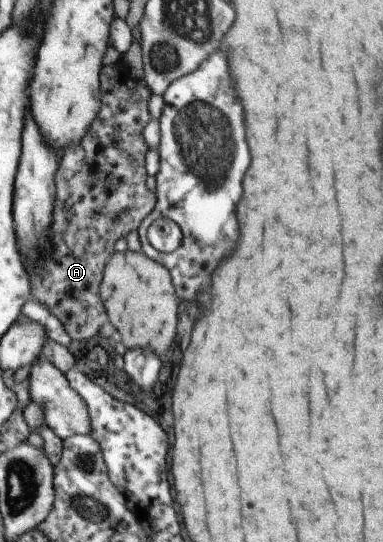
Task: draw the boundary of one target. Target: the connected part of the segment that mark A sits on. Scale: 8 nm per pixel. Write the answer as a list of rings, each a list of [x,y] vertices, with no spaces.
[[[106,64],[101,67],[100,91],[102,107],[88,128],[88,133],[78,144],[65,146],[59,151],[59,166],[54,176],[56,195],[48,231],[52,250],[43,250],[38,261],[24,265],[32,299],[49,308],[51,315],[59,319],[65,332],[75,341],[99,335],[99,328],[108,321],[100,297],[104,268],[115,253],[116,241],[137,231],[142,220],[156,205],[156,195],[146,187],[148,175],[145,166],[148,149],[142,137],[143,129],[151,121],[148,102],[153,94],[144,79],[131,77],[128,69],[123,67],[107,67]]]

